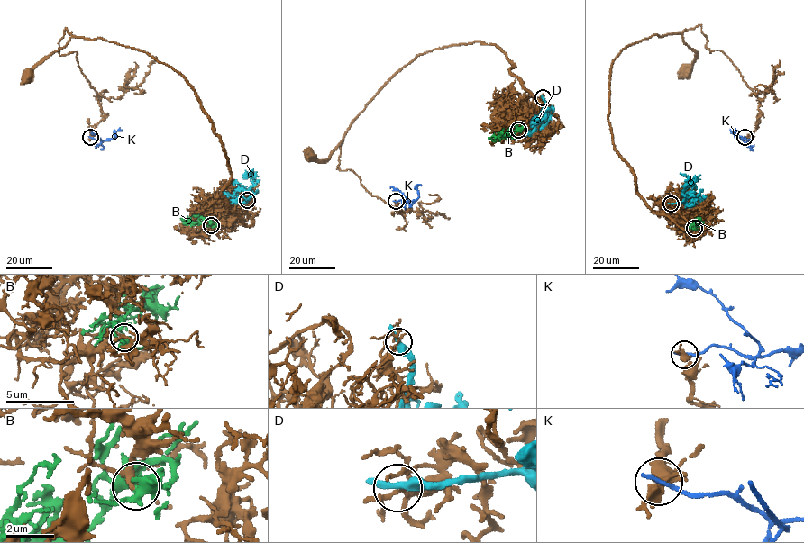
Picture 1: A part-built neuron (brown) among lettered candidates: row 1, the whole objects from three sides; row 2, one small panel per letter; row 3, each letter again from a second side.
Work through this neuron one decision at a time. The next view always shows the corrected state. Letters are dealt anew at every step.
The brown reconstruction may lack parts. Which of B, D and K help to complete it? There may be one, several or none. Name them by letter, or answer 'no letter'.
B

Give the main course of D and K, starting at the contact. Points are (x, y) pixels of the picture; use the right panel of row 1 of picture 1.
D: (671, 203), (684, 202), (688, 194), (681, 193), (699, 174)
K: (744, 137), (747, 141), (736, 131)

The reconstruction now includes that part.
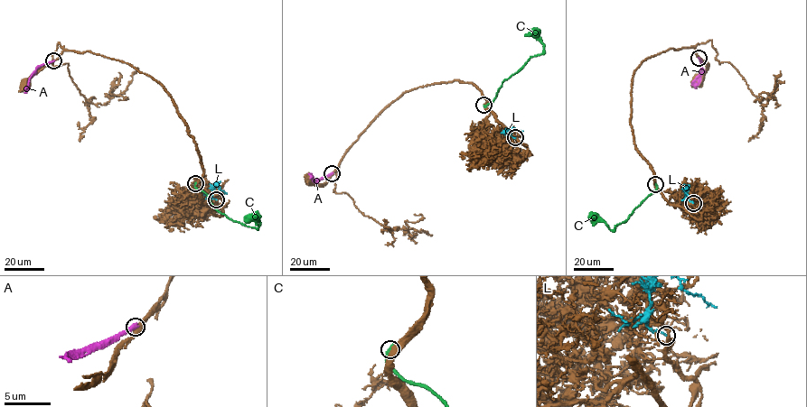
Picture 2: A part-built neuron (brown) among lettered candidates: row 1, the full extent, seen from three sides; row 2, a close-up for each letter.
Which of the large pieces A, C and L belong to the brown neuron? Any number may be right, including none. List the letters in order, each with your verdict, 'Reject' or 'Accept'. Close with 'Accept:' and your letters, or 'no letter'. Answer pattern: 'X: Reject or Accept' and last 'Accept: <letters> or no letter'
A: Reject
C: Reject
L: Accept
Accept: L

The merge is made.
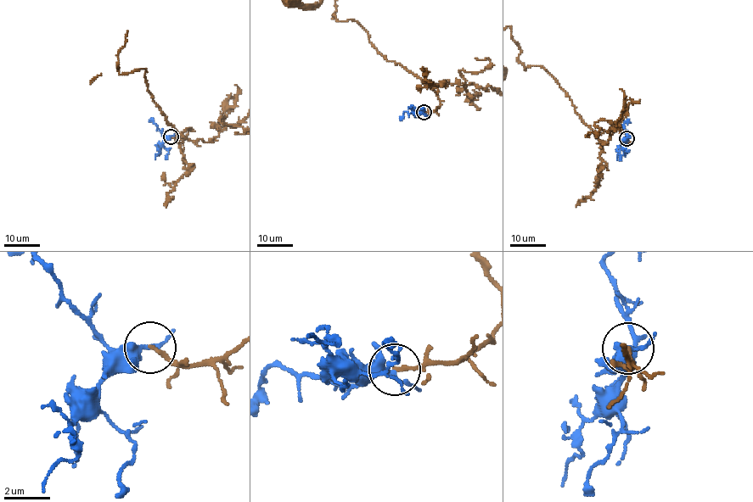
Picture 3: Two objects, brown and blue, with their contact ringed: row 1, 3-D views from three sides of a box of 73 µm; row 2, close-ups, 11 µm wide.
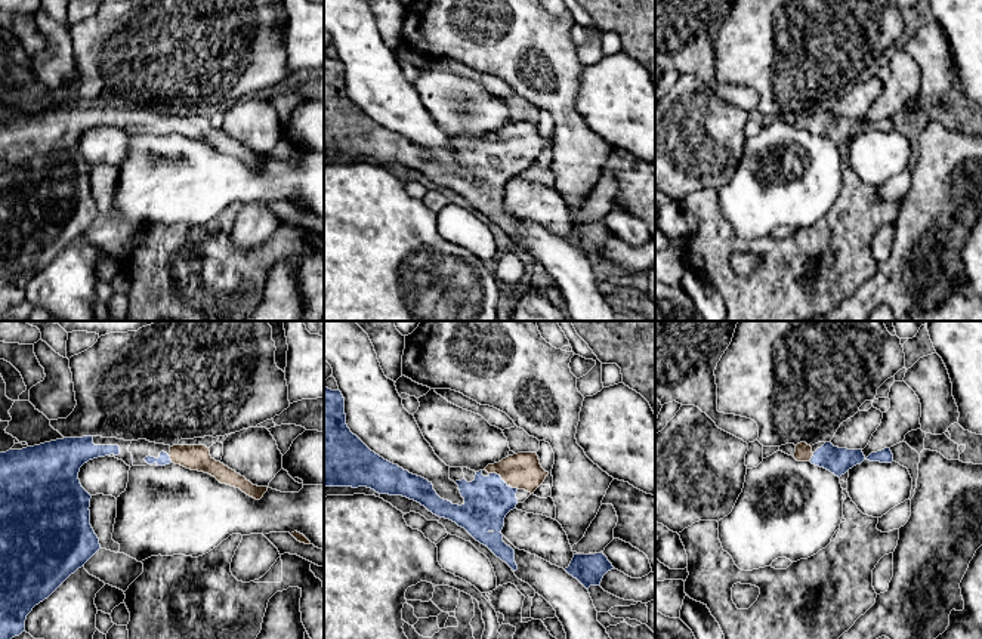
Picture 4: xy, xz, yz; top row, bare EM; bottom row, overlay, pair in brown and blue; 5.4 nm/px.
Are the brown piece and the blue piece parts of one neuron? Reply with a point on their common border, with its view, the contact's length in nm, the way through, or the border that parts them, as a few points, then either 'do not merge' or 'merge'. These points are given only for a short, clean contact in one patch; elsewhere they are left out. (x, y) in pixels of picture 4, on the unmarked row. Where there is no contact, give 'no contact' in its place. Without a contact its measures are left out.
xz (499, 142) | 120 nm | across xz (522, 139), (499, 142), (487, 169) | merge

